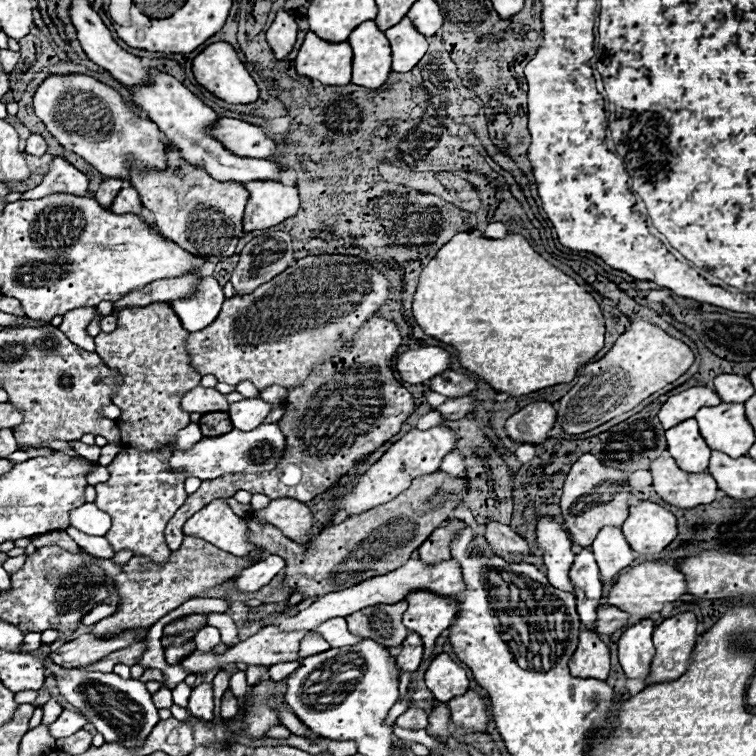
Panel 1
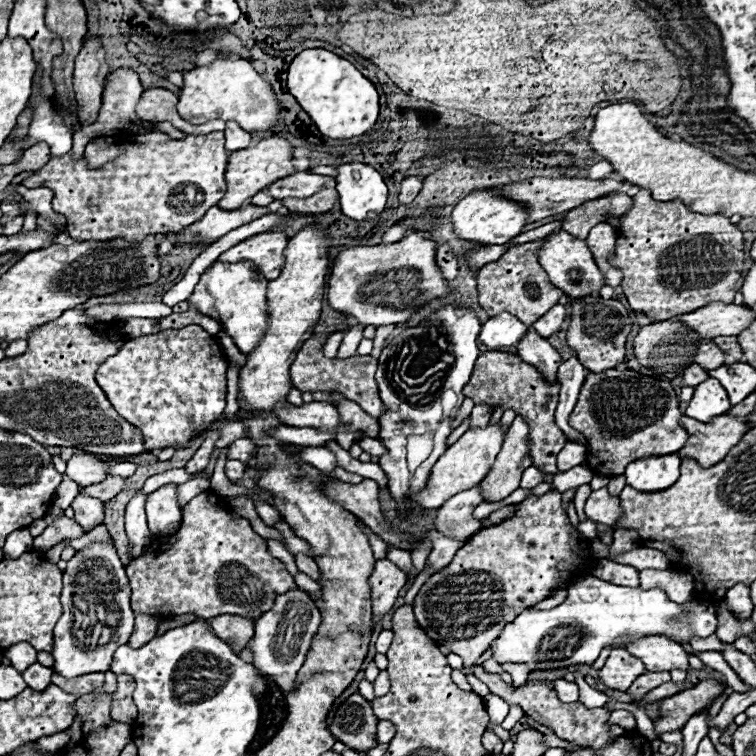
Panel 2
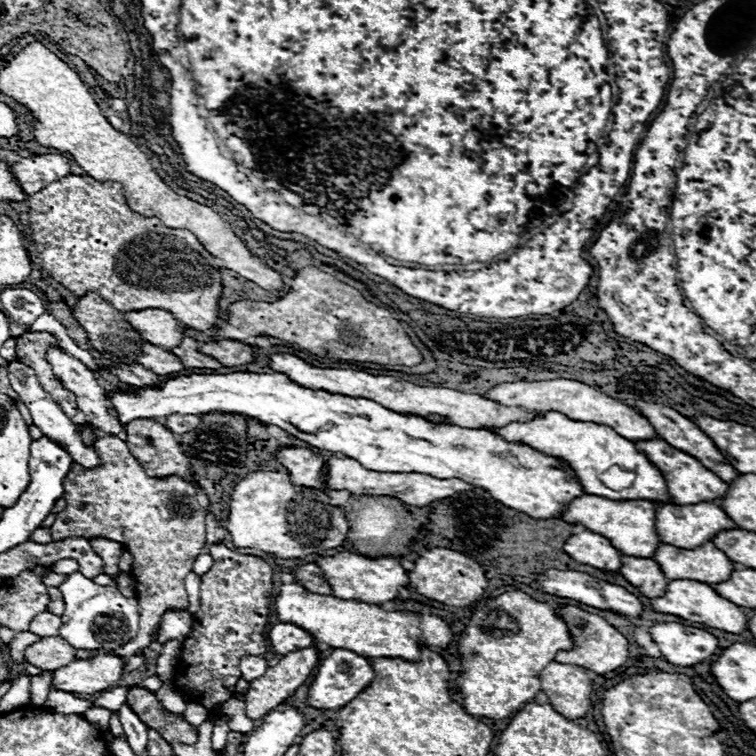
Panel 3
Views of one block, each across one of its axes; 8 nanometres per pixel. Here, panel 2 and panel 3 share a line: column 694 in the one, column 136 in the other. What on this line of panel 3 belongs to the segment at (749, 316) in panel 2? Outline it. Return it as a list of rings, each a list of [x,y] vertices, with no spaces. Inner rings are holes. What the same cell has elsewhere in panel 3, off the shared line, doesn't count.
[[[158,308],[134,310],[126,312],[124,320],[150,344],[162,348],[174,348],[184,338],[184,328],[178,320],[174,320],[168,312]]]

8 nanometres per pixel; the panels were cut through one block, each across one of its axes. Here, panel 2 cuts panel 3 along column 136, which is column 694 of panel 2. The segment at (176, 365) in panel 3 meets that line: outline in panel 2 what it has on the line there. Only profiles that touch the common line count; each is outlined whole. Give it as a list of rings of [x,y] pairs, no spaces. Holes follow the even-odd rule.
[[[700,340],[694,362],[706,370],[714,370],[722,366],[726,360],[726,354],[712,342],[712,340]]]

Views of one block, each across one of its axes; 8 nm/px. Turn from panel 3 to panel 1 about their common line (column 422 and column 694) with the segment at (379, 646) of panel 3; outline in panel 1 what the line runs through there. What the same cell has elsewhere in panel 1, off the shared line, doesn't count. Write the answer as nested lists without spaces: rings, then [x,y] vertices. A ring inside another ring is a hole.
[[[692,612],[676,614],[664,620],[654,630],[654,648],[656,654],[650,662],[646,686],[664,684],[670,680],[678,680],[688,666],[690,654],[696,646],[696,616]]]

